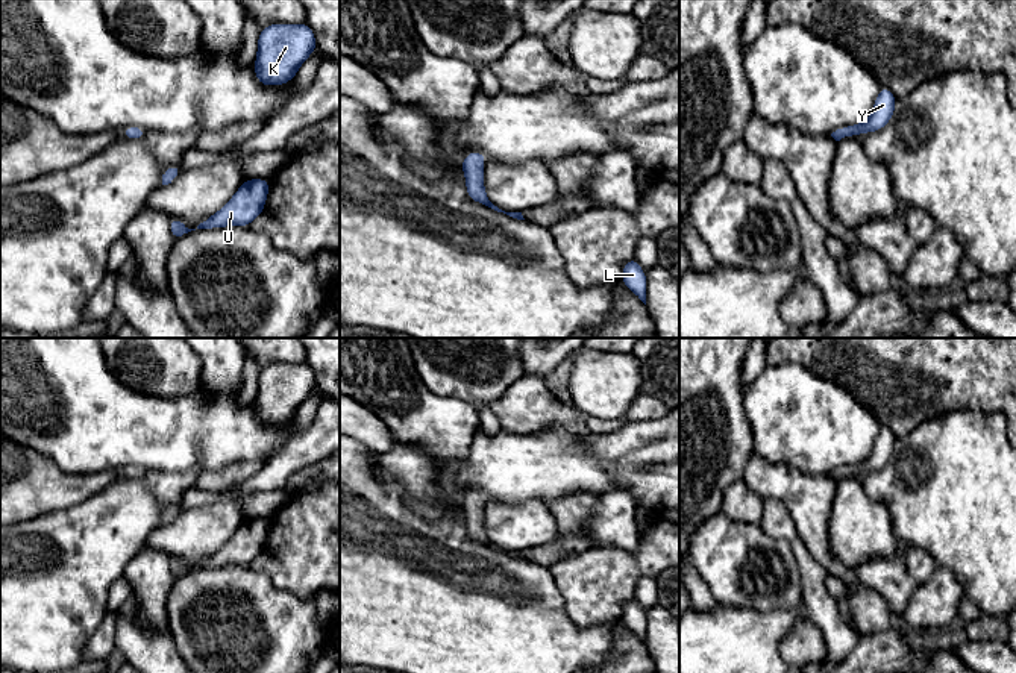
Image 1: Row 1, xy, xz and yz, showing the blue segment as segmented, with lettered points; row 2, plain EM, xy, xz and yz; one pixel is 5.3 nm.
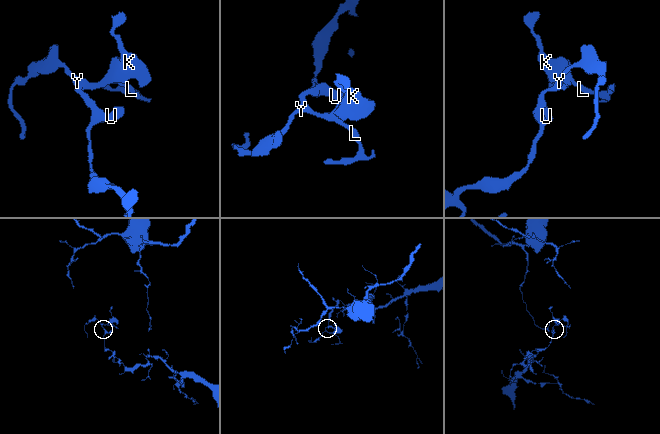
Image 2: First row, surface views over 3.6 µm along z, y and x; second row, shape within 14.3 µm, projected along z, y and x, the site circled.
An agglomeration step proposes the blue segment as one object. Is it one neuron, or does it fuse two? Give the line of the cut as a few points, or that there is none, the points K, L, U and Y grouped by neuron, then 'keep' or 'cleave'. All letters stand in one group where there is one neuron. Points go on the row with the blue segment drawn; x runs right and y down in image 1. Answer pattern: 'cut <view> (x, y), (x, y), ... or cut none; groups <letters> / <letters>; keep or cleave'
cut none; groups K L U Y; keep

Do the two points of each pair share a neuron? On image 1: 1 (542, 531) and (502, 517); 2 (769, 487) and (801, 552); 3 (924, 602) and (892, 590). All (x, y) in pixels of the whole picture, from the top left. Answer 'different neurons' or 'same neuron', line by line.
1: same neuron
2: different neurons
3: different neurons

